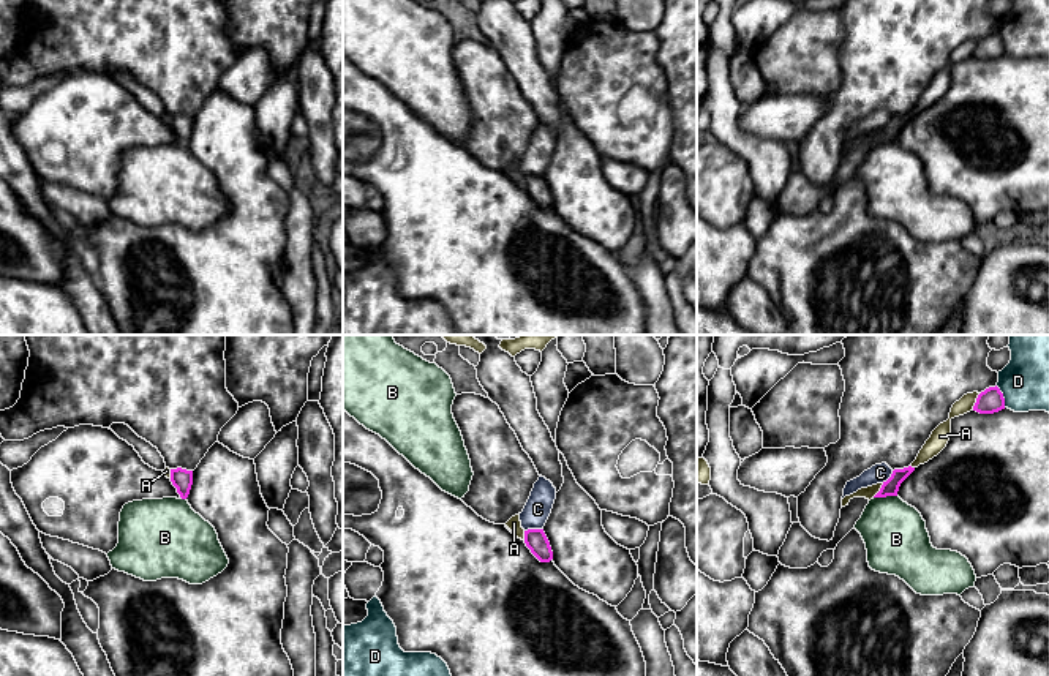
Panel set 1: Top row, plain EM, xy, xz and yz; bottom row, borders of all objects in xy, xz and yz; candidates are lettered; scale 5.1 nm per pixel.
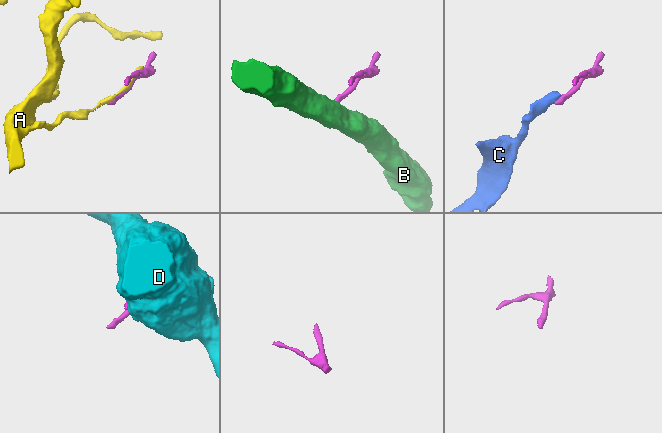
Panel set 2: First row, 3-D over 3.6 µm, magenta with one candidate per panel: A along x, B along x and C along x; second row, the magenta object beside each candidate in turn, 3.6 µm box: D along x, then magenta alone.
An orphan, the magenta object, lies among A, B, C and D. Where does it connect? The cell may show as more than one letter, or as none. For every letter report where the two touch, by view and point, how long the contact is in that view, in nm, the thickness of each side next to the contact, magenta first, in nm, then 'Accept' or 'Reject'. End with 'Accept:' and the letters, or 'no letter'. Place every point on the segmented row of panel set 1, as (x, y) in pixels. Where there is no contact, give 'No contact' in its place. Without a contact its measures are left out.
A: Touches magenta at yz (977, 401). Shared border 100 nm. Thickness 120 nm (magenta) against 90 nm. Reject
B: Touches magenta at yz (885, 496). Shared border 120 nm. Thickness 80 nm (magenta) against 320 nm. Reject
C: Touches magenta at xz (533, 529). Shared border 100 nm. Thickness 110 nm (magenta) against 140 nm. Accept
D: Touches magenta at yz (1002, 397). Shared border 120 nm. Thickness 120 nm (magenta) against 260 nm. Reject
Accept: C

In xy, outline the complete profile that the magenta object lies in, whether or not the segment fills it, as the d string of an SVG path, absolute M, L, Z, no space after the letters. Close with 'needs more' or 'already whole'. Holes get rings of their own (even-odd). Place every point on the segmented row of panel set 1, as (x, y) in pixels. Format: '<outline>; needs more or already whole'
M182 468L171 469L171 482L177 488L182 499L186 499L193 485L193 471Z; already whole

